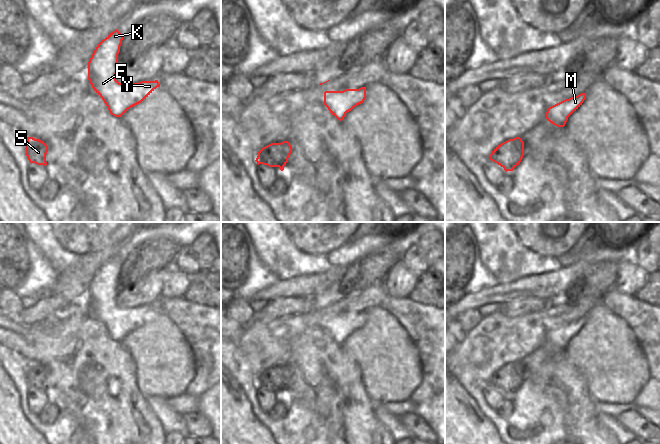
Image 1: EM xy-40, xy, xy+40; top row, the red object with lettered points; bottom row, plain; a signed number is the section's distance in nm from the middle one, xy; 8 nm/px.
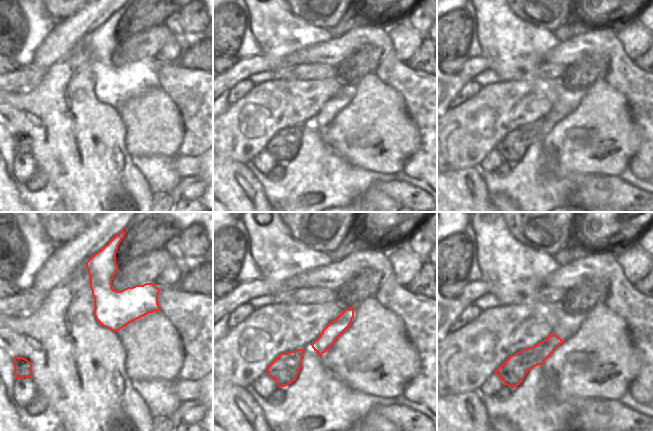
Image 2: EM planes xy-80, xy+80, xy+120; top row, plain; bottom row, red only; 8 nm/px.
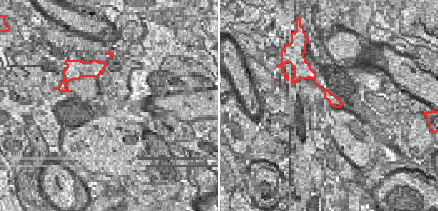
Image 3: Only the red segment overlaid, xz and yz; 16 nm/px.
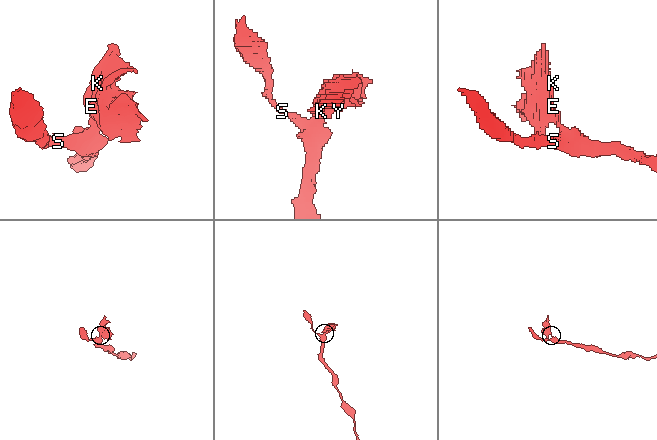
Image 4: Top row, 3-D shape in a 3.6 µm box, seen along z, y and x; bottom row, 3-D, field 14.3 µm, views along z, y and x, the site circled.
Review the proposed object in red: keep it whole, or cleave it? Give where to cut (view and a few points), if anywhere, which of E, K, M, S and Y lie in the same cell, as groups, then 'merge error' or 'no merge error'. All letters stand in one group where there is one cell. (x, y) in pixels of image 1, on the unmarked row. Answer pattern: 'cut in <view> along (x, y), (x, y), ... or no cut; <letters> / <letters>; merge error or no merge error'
cut in xy+40 along (571, 337), (566, 340), (547, 343); E K M Y / S; merge error

